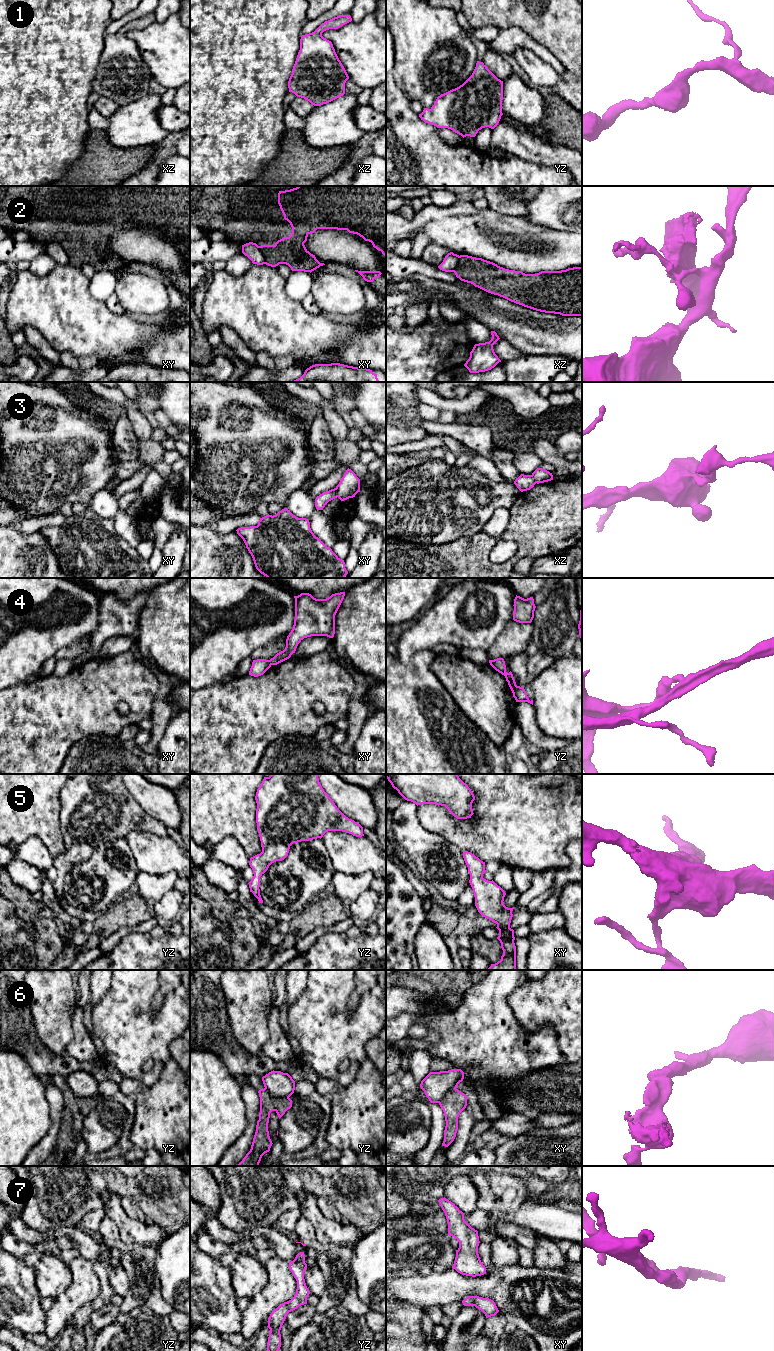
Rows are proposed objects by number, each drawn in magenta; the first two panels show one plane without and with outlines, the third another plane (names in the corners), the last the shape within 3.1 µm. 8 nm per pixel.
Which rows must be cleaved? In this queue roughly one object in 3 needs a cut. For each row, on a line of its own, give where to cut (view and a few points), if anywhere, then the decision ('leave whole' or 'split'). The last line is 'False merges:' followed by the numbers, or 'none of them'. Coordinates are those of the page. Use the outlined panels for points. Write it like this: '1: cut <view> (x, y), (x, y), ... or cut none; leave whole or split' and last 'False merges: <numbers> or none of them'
1: cut none; leave whole
2: cut xy (258, 246), (265, 263); split
3: cut xy (334, 488), (338, 496); split
4: cut xy (269, 660), (272, 664); split
5: cut none; leave whole
6: cut yz (264, 1088), (272, 1096), (288, 1098); split
7: cut none; leave whole
False merges: 2, 3, 4, 6

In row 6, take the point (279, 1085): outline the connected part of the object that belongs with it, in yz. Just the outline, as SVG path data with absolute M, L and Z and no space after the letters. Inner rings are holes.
M271 1071L262 1077L265 1089L271 1097L289 1098L295 1090L295 1081L288 1073Z

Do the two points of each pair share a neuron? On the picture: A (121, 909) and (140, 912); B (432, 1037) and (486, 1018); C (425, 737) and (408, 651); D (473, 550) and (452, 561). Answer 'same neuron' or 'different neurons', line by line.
A: same neuron
B: different neurons
C: different neurons
D: same neuron

